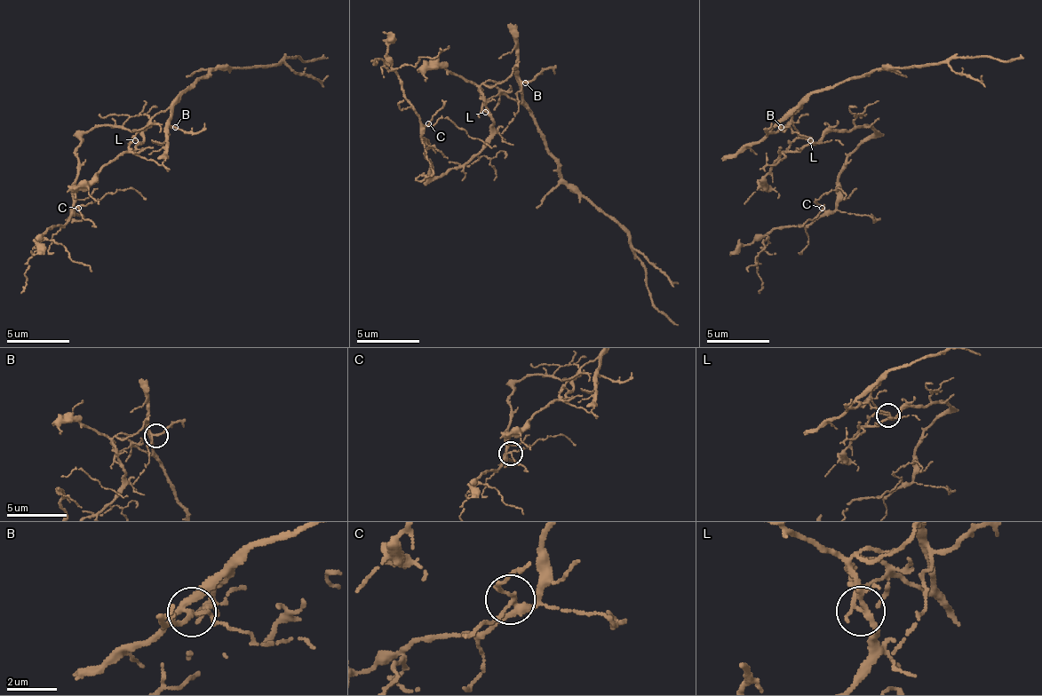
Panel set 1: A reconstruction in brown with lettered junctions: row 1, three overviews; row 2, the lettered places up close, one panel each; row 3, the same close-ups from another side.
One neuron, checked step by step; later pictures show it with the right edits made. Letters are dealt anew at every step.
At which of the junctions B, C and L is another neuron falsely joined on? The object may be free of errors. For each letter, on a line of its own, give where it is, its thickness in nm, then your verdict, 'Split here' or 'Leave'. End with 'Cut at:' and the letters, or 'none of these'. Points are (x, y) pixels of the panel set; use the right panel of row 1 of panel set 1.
B: Place: (781, 127). Thickness 190 nm. Leave
C: Place: (822, 208). Thickness 200 nm. Leave
L: Place: (810, 140). Thickness 190 nm. Split here
Cut at: L

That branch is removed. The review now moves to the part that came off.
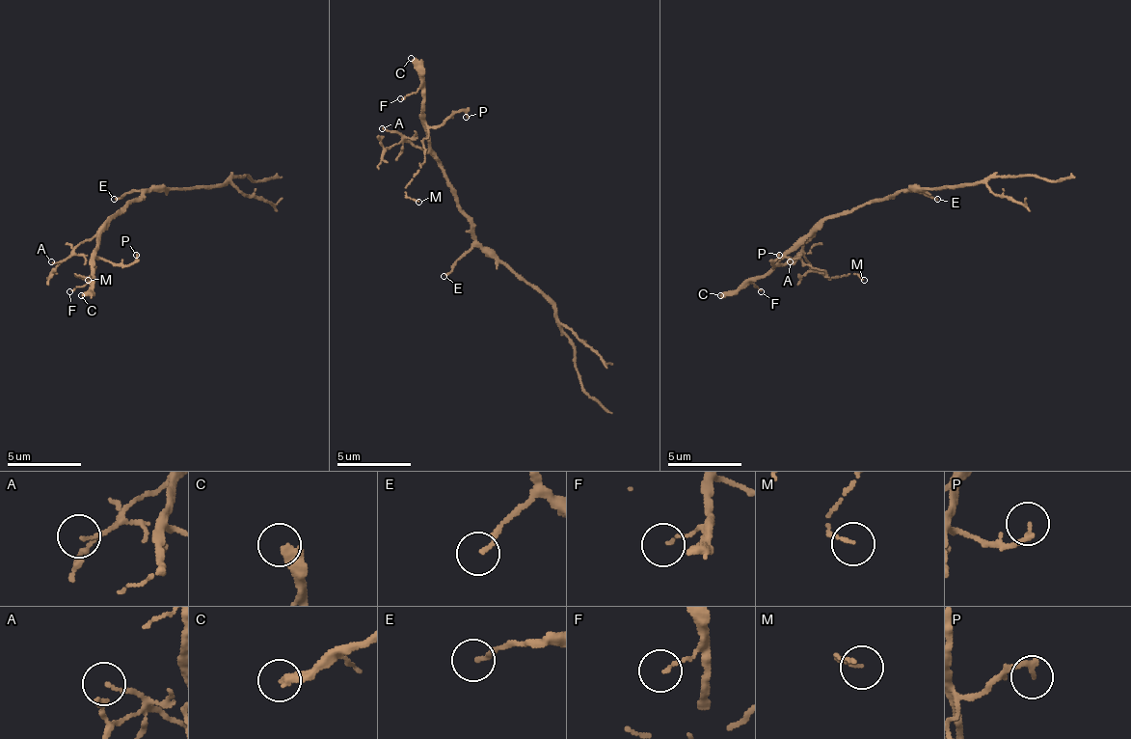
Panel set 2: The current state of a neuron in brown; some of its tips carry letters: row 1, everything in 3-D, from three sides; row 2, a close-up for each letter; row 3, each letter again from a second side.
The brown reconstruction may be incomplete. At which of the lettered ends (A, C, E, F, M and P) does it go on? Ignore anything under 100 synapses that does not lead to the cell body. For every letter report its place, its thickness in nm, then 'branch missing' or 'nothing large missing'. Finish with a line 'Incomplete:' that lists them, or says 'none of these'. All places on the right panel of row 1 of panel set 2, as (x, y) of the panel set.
A: (790, 261) | 120 nm | nothing large missing
C: (720, 295) | 360 nm | branch missing
E: (937, 199) | 140 nm | nothing large missing
F: (761, 291) | 100 nm | nothing large missing
M: (864, 280) | 120 nm | nothing large missing
P: (779, 255) | 180 nm | nothing large missing
Incomplete: C

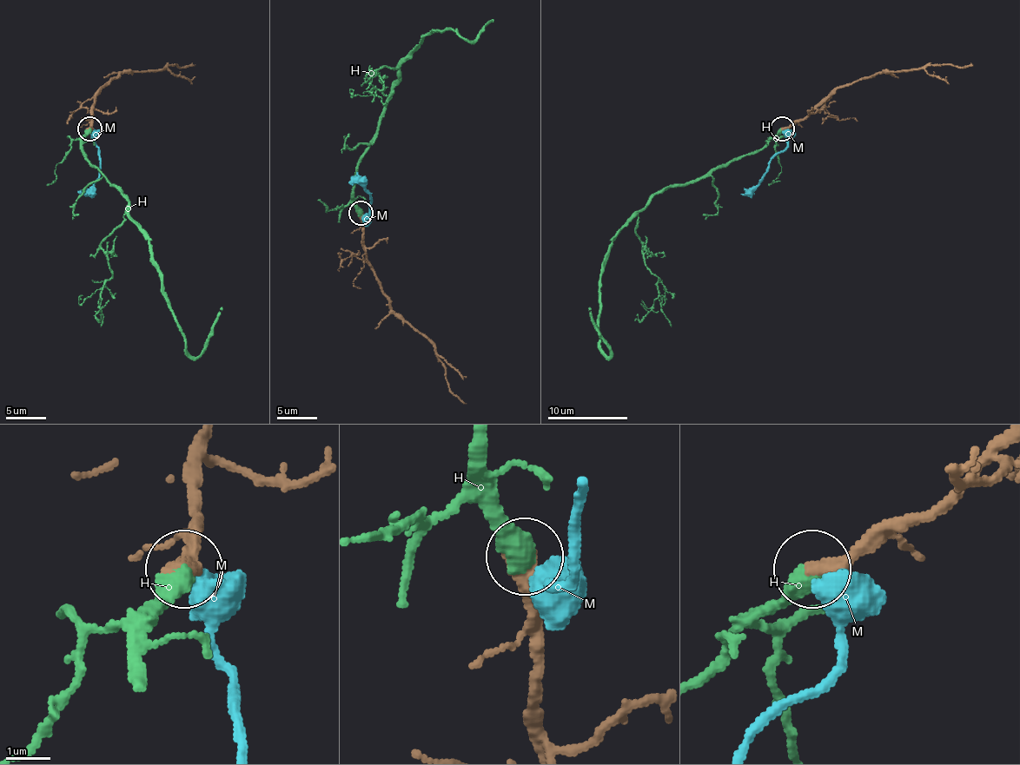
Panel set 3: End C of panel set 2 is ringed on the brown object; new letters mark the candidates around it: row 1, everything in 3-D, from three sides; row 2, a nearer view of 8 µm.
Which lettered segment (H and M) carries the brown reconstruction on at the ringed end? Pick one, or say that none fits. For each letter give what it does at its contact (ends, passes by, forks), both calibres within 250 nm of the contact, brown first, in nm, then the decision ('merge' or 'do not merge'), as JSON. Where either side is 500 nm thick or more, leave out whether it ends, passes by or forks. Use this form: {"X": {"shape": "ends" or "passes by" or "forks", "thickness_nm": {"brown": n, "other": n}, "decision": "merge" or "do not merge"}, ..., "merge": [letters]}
{"H": {"thickness_nm": {"brown": 480, "other": 550}, "decision": "merge"}, "M": {"thickness_nm": {"brown": 500, "other": 650}, "decision": "do not merge"}, "merge": ["H"]}

